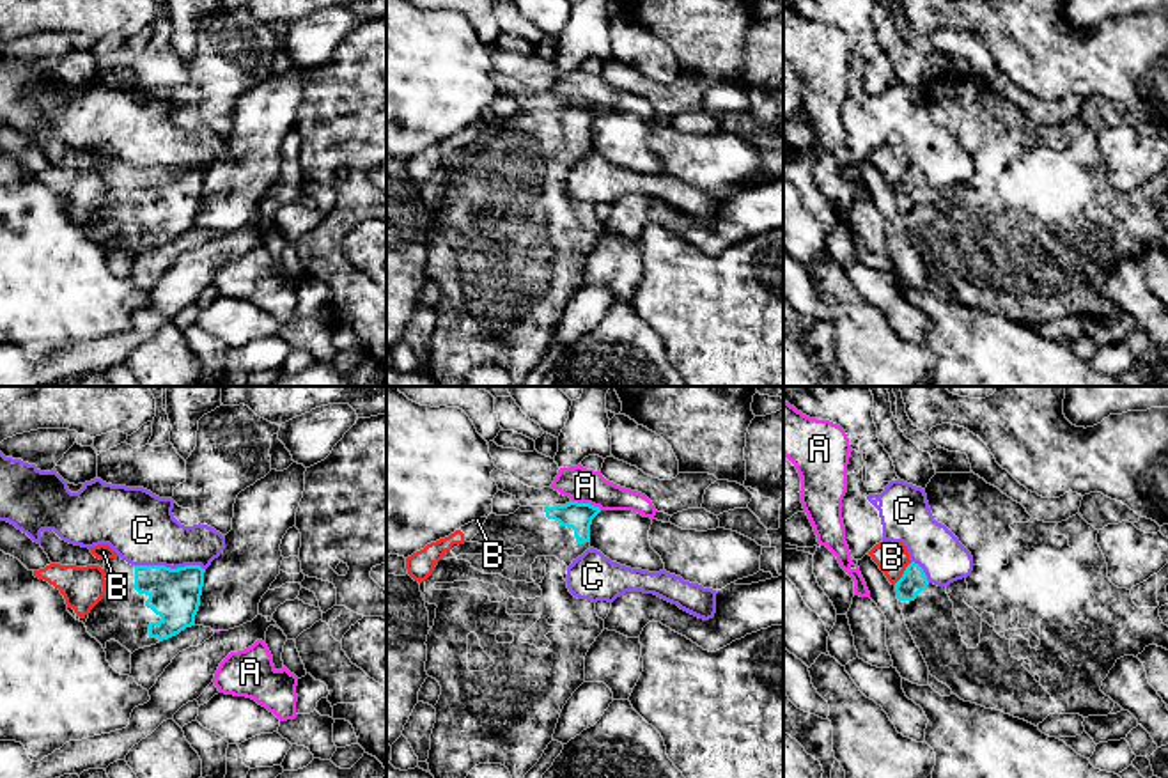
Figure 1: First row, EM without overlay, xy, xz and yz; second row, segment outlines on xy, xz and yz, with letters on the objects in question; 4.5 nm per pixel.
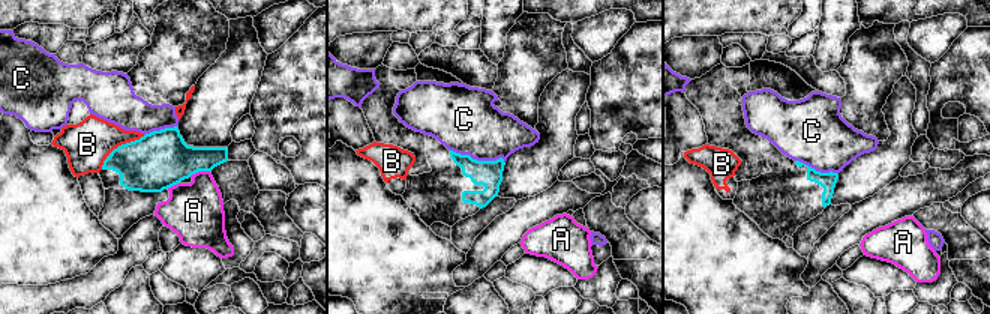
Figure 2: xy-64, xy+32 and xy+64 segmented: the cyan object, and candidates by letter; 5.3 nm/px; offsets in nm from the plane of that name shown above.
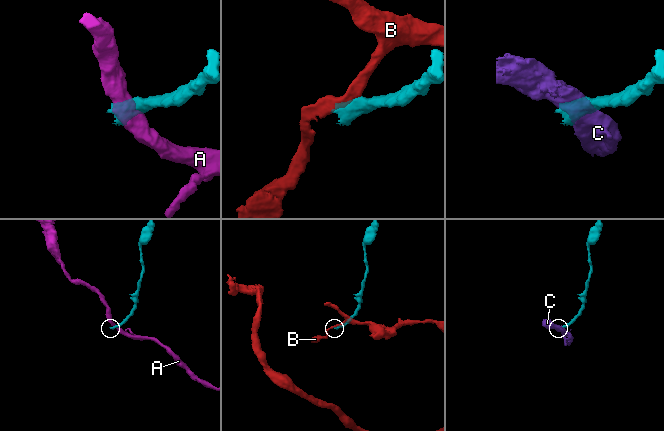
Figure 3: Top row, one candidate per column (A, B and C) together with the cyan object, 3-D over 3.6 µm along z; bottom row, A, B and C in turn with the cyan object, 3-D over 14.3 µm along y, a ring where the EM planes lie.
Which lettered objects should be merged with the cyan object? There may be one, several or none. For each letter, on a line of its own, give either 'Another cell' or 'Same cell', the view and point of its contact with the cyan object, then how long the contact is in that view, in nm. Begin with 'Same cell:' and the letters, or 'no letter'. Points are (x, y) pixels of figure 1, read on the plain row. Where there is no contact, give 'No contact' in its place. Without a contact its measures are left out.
Same cell: no letter
A: Another cell. Touches cyan at xz (587, 107). Shared border 140 nm
B: Another cell. Touches cyan at yz (904, 176). Shared border 130 nm
C: Another cell. Touches cyan at xy (169, 171). Shared border 320 nm

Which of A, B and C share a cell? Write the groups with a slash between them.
A / B / C

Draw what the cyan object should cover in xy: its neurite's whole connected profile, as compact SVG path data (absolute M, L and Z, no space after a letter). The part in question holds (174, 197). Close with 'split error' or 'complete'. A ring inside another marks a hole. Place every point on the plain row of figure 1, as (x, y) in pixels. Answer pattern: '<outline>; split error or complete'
M53 133L41 135L41 151L51 167L76 170L99 168L105 174L106 197L90 213L85 225L87 236L103 252L106 252L110 243L115 243L133 257L138 252L156 248L195 229L206 175L200 168L177 172L165 168L131 168L121 159L105 165L96 161L89 151L62 144Z; split error

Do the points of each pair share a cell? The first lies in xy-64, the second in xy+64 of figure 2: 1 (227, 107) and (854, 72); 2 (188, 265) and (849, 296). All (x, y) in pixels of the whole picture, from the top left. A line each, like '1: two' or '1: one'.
1: two
2: two

